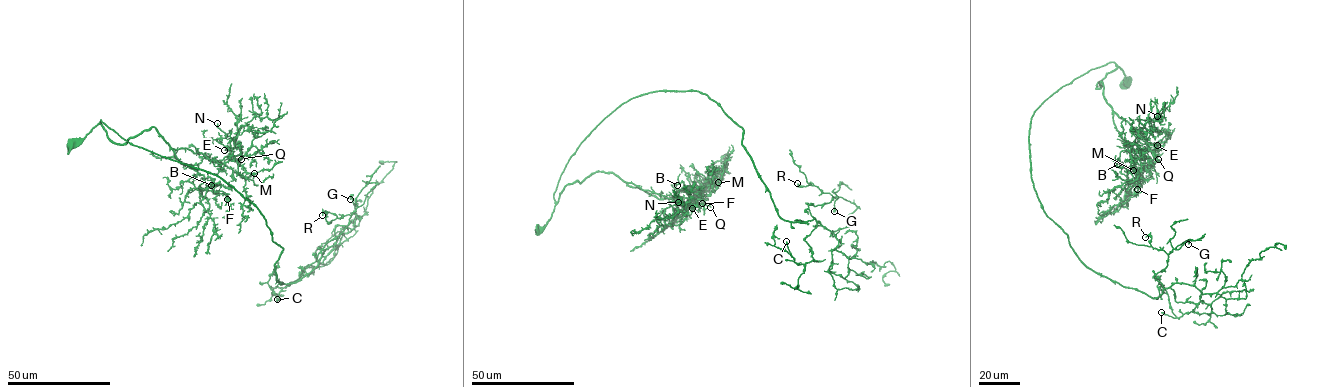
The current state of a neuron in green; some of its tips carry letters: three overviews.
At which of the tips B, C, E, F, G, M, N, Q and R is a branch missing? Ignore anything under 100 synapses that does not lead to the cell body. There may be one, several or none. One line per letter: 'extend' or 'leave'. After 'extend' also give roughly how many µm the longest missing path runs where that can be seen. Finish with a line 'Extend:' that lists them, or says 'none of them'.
B: leave
C: leave
E: leave
F: leave
G: leave
M: leave
N: extend; missing 30 µm
Q: leave
R: leave
Extend: N

